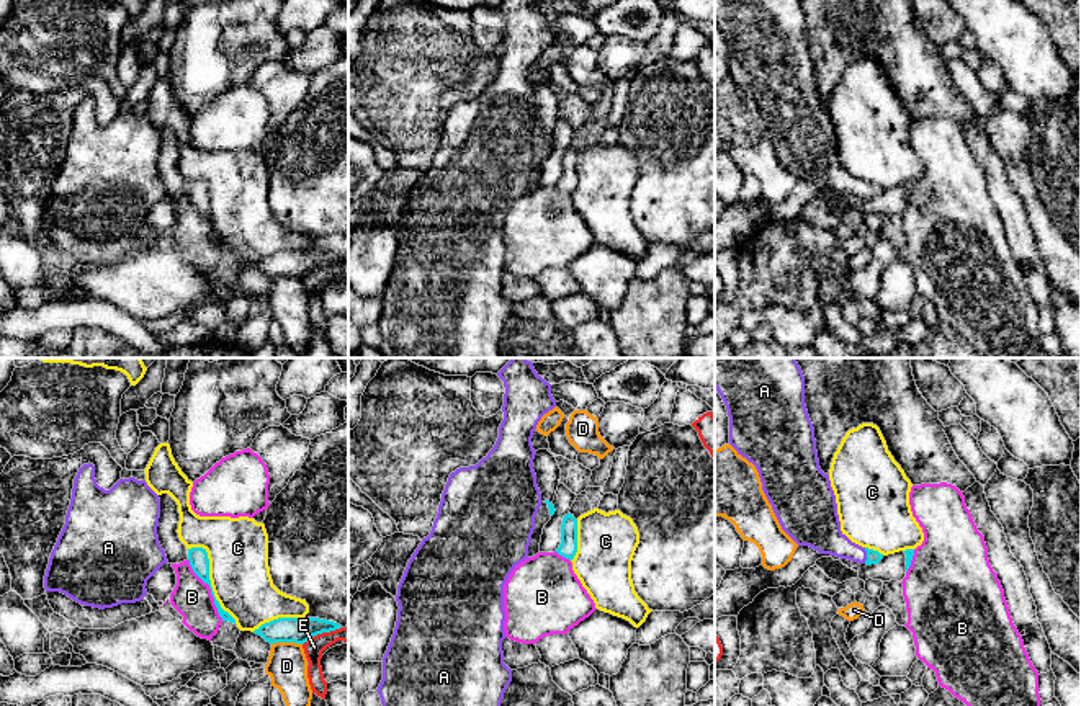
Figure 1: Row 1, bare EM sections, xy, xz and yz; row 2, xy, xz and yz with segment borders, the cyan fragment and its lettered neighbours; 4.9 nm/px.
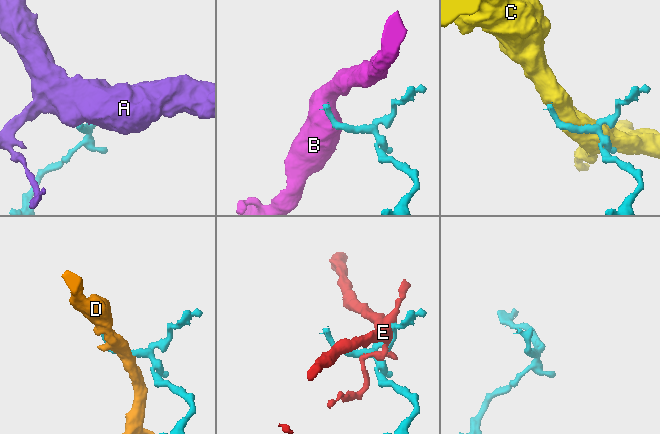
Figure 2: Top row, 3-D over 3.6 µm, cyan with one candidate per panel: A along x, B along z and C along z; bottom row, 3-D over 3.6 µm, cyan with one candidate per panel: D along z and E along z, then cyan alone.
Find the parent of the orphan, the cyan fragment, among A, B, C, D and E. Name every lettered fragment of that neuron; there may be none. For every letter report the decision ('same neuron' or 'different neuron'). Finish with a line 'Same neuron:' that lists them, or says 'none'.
A: same neuron
B: different neuron
C: different neuron
D: different neuron
E: different neuron
Same neuron: A

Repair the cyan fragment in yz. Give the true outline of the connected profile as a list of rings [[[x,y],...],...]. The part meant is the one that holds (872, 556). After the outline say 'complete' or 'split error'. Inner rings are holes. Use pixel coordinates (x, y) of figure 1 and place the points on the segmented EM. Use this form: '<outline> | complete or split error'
[[[715,358],[715,389],[729,417],[729,445],[752,462],[782,530],[798,544],[859,564],[878,564],[883,554],[852,543],[842,531],[829,476],[819,467],[814,428],[805,405],[805,376],[795,358]]] | split error

